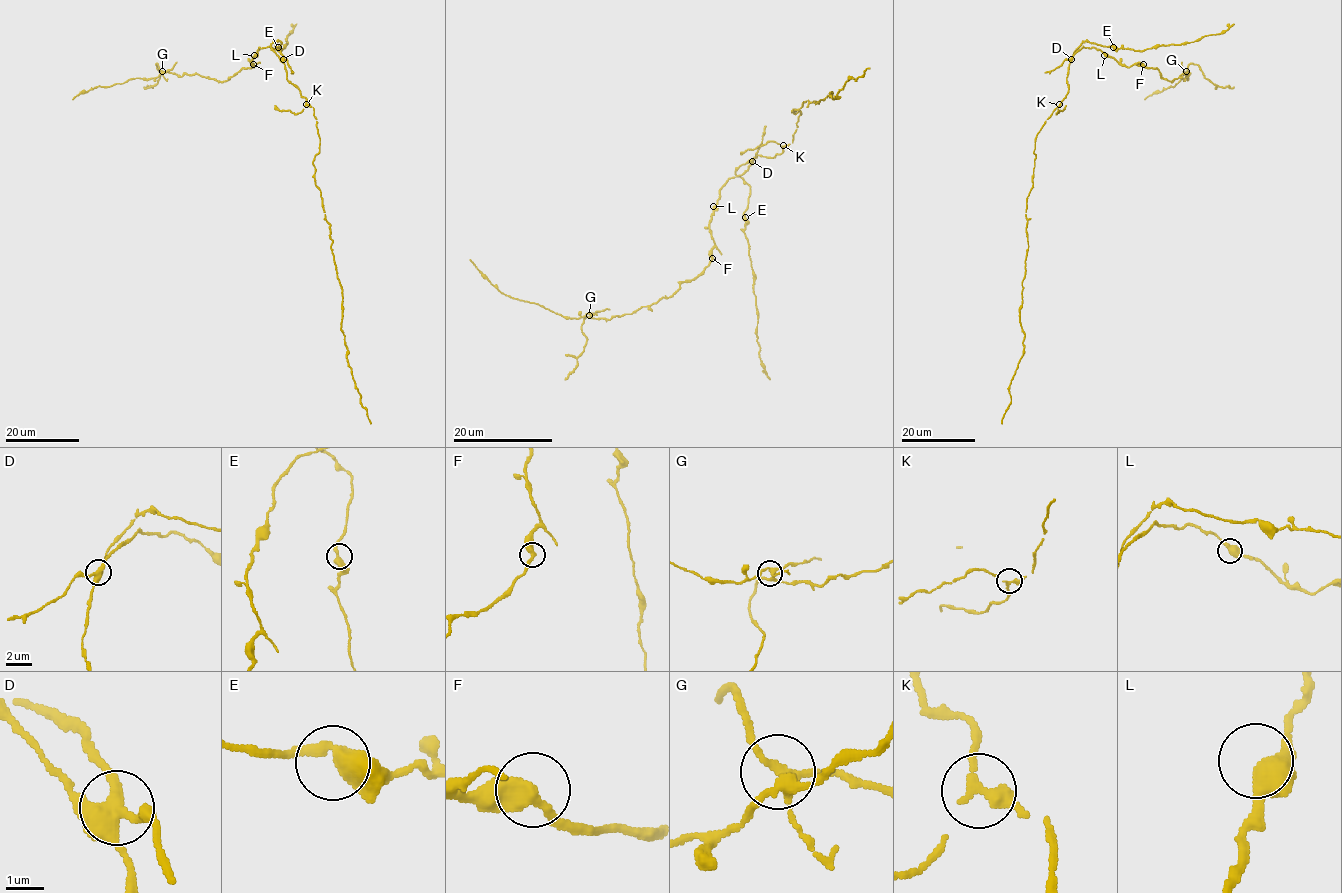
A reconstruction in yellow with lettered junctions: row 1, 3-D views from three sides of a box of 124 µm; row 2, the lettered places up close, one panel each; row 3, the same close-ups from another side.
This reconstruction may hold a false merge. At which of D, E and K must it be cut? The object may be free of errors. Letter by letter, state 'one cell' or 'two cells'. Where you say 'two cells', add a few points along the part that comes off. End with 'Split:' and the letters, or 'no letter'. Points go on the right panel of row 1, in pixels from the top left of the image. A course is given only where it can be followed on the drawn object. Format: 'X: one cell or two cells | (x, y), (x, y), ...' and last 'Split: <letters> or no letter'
D: two cells | (1071, 58), (1082, 46), (1092, 47), (1127, 67), (1155, 68), (1172, 81), (1188, 71), (1187, 79), (1144, 99)
E: one cell
K: one cell
Split: D

